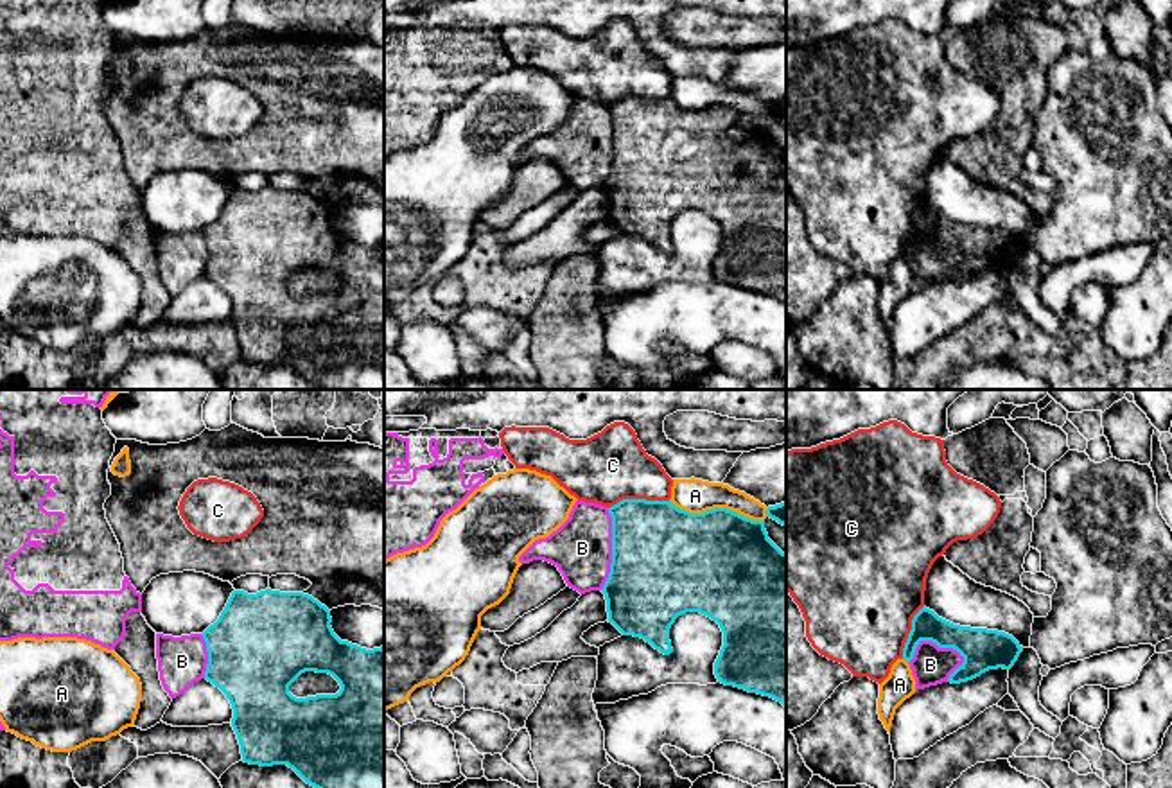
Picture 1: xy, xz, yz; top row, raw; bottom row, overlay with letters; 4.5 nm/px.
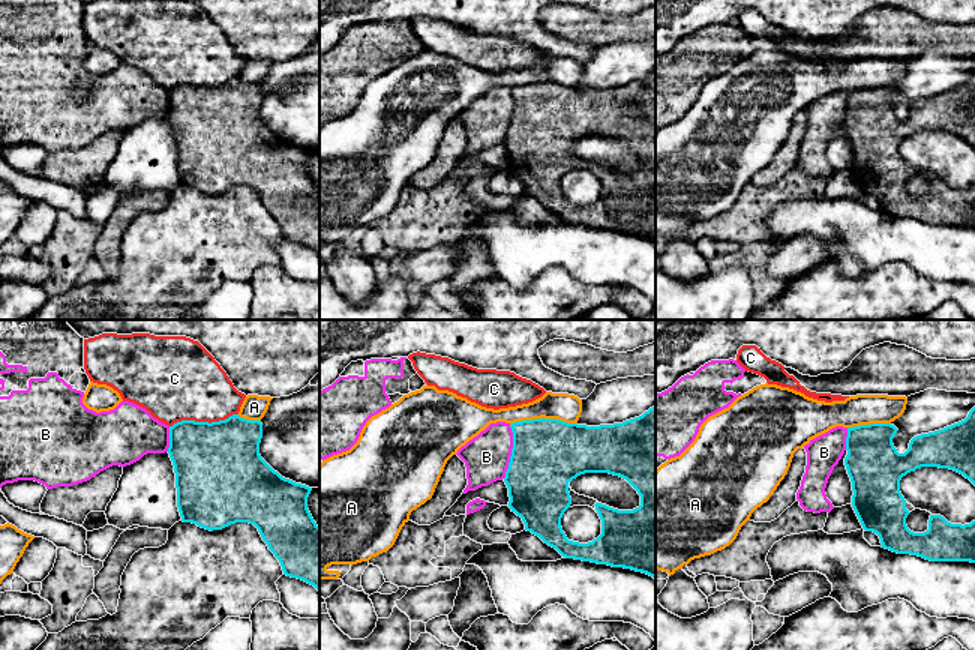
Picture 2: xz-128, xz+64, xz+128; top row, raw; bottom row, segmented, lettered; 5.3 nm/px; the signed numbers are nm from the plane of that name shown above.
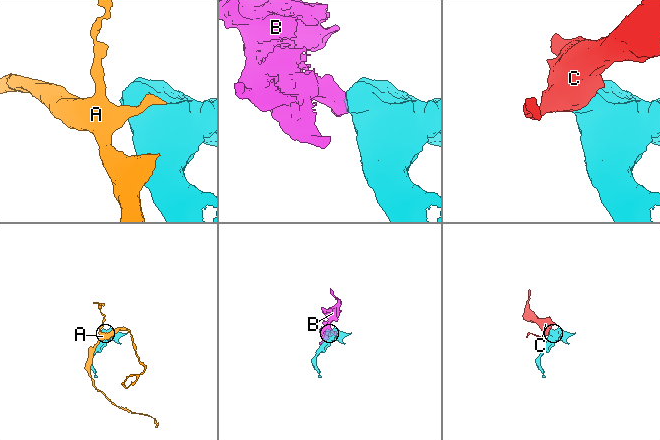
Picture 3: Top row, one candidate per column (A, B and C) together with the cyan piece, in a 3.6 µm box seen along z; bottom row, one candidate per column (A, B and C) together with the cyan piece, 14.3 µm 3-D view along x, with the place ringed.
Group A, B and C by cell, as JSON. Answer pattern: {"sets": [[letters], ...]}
{"sets": [["A"], ["B"], ["C"]]}

